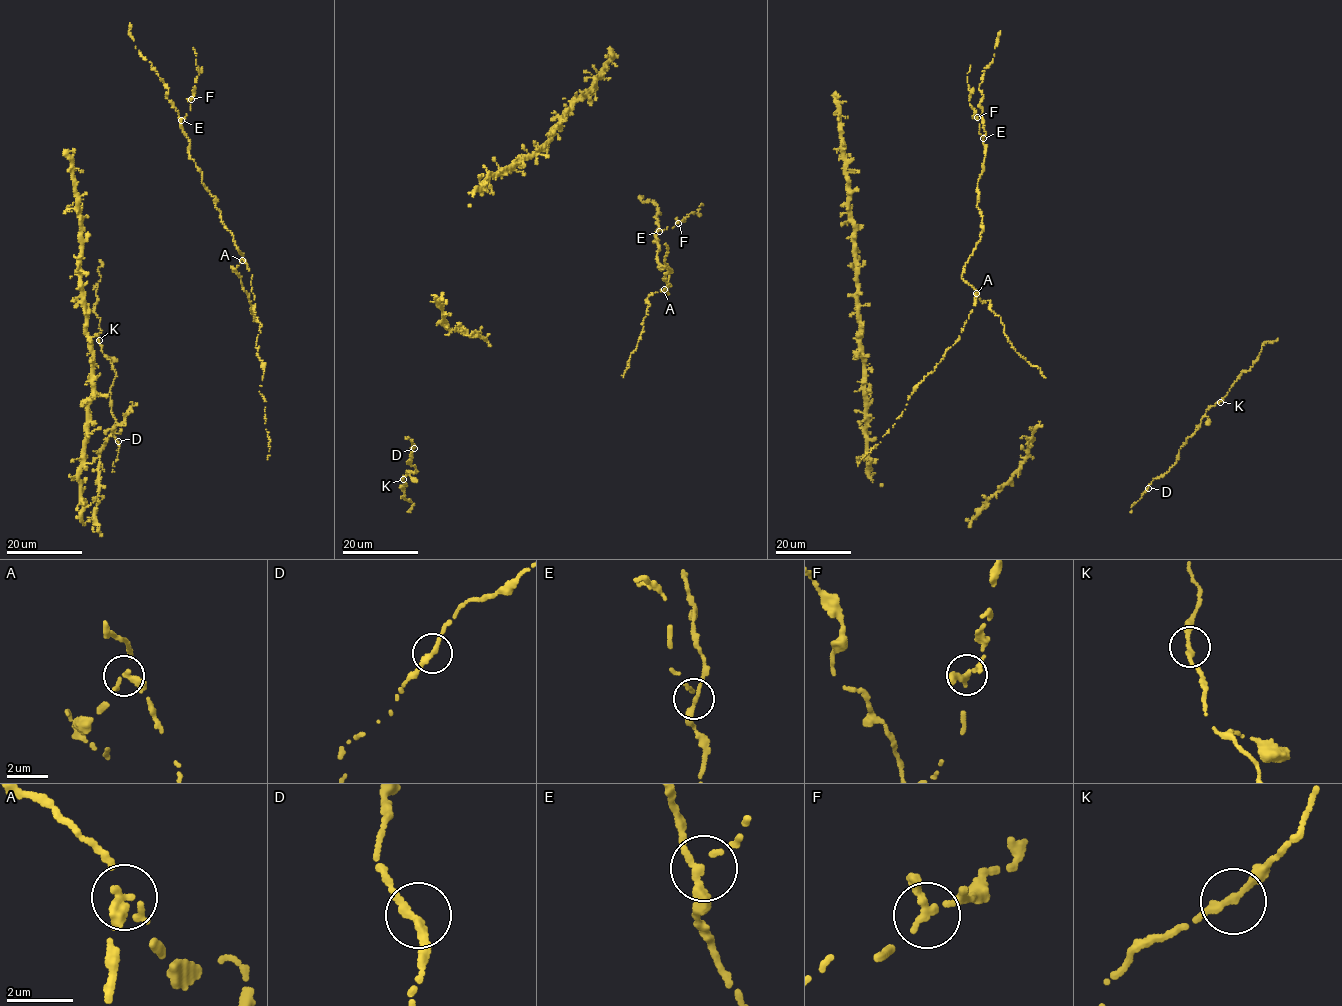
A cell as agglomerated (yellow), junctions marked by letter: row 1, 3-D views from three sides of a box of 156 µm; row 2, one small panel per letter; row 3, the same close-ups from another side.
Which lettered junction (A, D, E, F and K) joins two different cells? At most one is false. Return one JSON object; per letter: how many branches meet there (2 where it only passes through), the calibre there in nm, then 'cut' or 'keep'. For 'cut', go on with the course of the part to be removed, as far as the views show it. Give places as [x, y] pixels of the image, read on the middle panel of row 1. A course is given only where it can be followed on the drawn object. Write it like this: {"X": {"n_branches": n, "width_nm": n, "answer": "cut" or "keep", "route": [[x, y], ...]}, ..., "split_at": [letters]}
{"A": {"n_branches": 2, "width_nm": 280, "answer": "cut", "route": [[664, 289], [647, 297], [649, 305], [641, 324], [643, 330], [623, 378]]}, "D": {"n_branches": 2, "width_nm": 280, "answer": "keep"}, "E": {"n_branches": 2, "width_nm": 240, "answer": "keep"}, "F": {"n_branches": 2, "width_nm": 280, "answer": "keep"}, "K": {"n_branches": 2, "width_nm": 240, "answer": "keep"}, "split_at": ["A"]}

